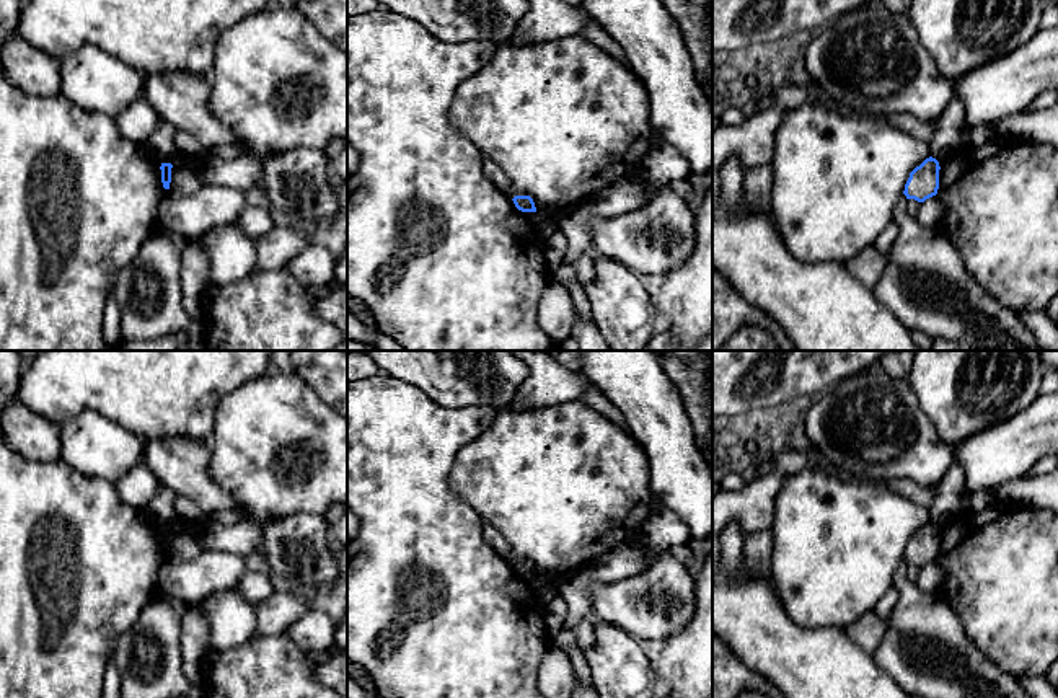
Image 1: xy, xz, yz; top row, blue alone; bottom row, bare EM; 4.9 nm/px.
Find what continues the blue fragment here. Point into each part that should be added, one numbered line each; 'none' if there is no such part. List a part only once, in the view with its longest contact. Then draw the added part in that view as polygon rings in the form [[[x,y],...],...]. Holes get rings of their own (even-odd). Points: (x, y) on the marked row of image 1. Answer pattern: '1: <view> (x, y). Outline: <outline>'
none

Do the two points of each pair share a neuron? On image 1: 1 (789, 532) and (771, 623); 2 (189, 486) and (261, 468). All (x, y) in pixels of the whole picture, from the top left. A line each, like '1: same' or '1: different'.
1: different
2: different

